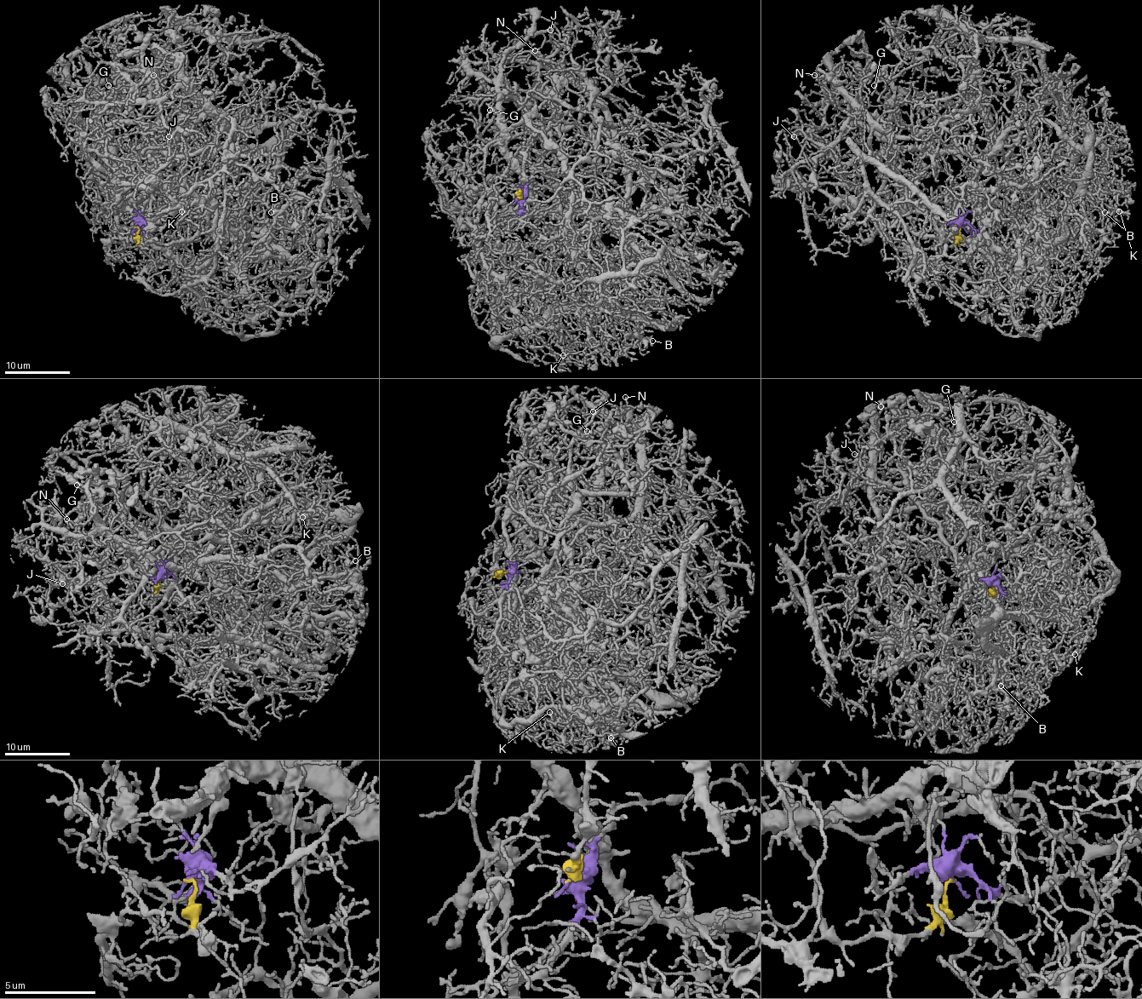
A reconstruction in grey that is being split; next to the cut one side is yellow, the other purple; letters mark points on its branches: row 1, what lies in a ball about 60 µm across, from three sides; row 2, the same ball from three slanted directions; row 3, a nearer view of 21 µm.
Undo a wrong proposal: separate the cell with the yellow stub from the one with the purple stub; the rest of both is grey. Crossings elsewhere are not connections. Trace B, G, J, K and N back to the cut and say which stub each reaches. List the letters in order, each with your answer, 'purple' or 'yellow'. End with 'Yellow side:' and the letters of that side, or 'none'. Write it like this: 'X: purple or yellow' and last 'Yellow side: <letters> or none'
B: purple
G: yellow
J: yellow
K: purple
N: yellow
Yellow side: G, J, N

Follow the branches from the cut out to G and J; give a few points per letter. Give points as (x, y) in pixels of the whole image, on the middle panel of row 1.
G: (518, 198), (531, 134), (560, 115), (603, 107), (591, 102), (573, 123), (534, 138), (480, 138), (490, 111)
J: (518, 198), (531, 134), (541, 134), (560, 115), (603, 107), (542, 63), (559, 45), (551, 29)

